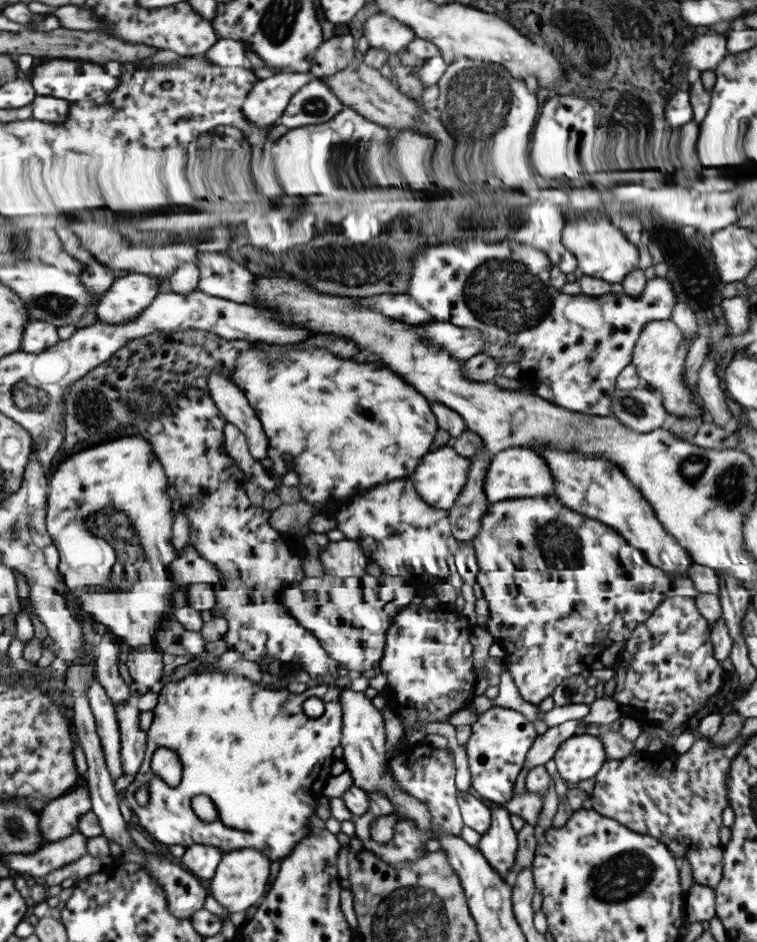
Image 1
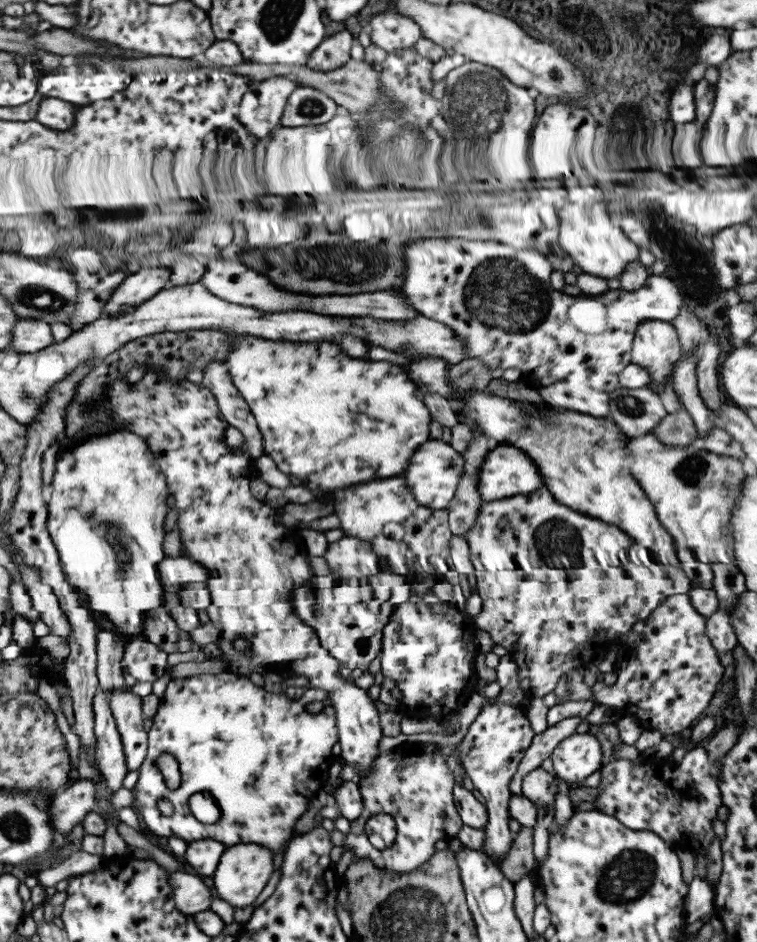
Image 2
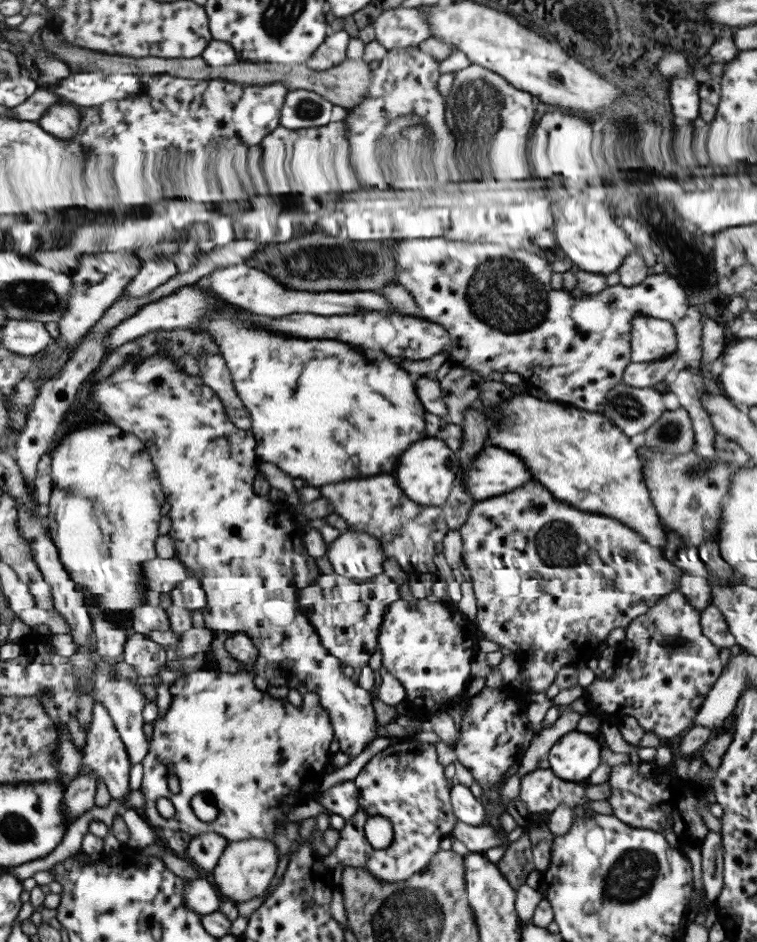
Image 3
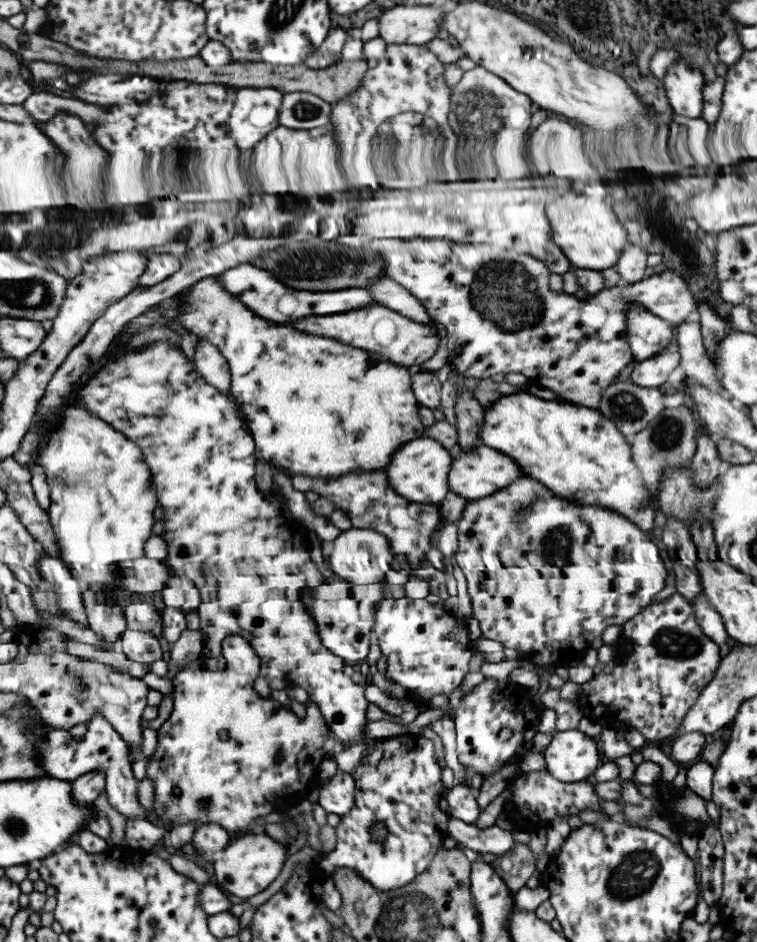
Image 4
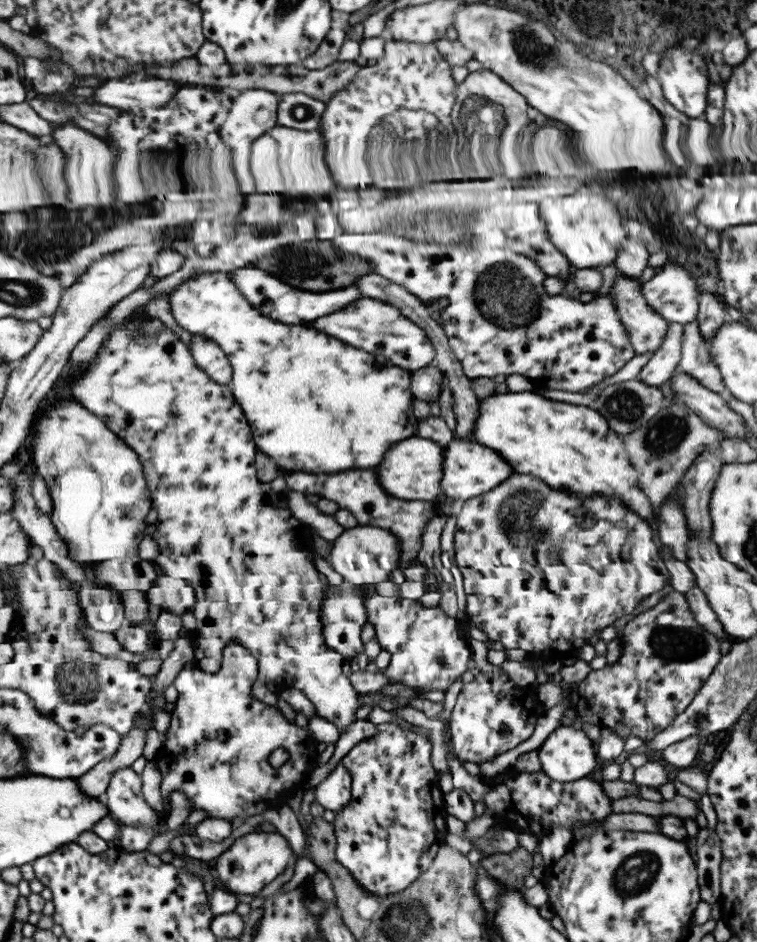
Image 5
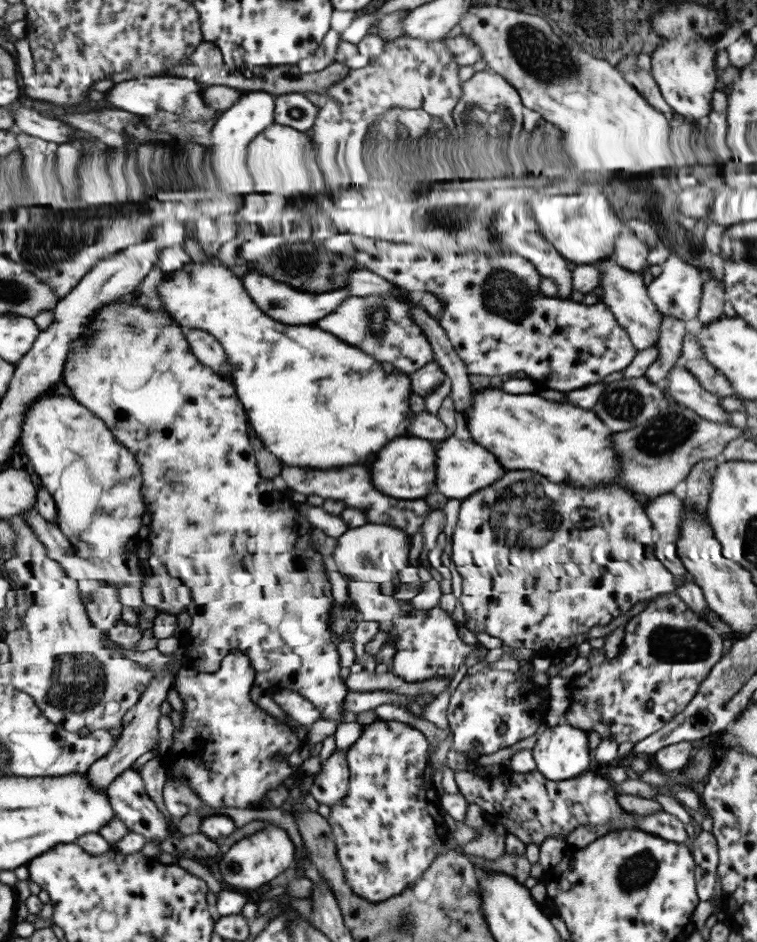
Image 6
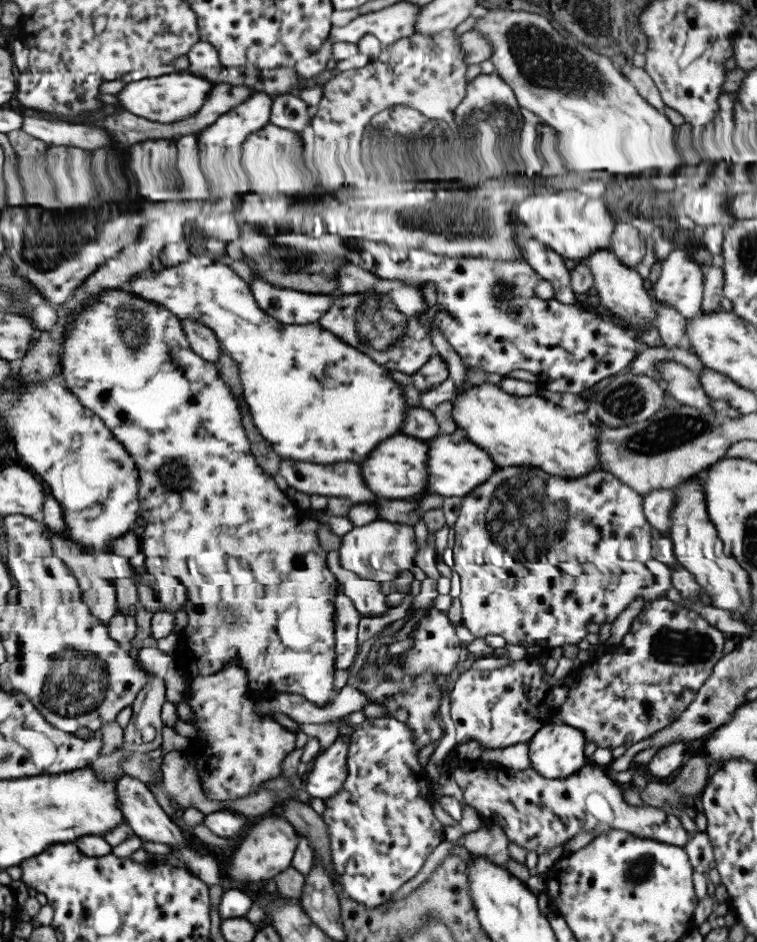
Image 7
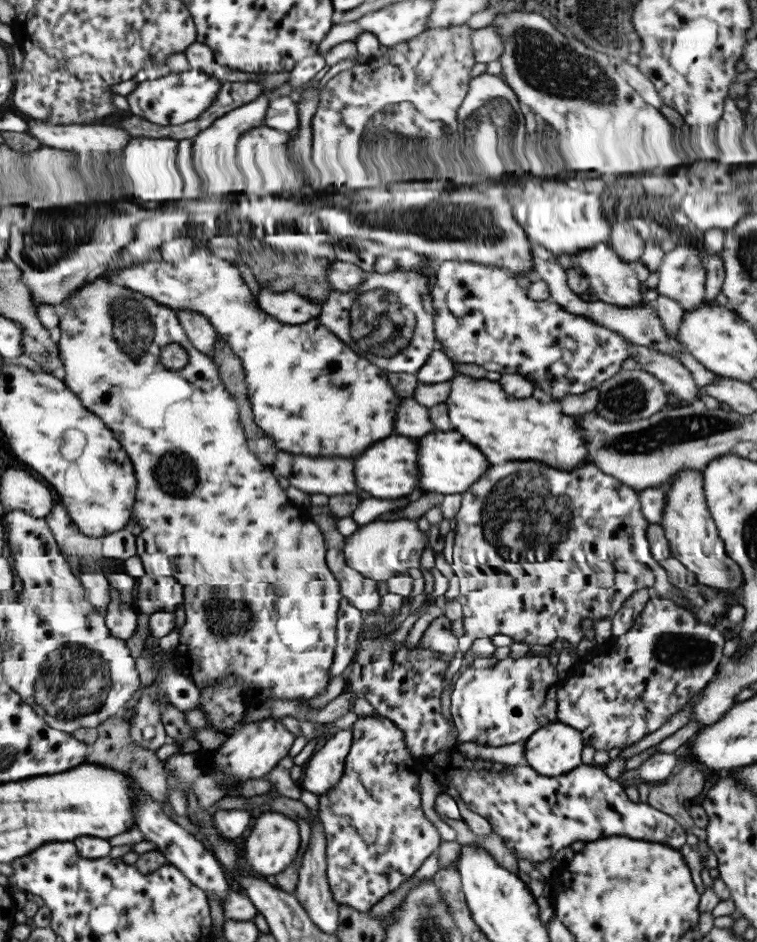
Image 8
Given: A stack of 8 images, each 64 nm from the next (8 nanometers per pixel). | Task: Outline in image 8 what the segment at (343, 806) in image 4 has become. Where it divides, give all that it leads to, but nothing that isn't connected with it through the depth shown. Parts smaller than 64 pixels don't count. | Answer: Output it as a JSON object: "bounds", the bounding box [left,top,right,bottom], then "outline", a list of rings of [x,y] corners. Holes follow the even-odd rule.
{"bounds":[300,730,351,797],"outline":[[[339,730],[333,734],[303,766],[305,778],[300,788],[319,797],[335,787],[343,775],[351,740],[350,730]]]}

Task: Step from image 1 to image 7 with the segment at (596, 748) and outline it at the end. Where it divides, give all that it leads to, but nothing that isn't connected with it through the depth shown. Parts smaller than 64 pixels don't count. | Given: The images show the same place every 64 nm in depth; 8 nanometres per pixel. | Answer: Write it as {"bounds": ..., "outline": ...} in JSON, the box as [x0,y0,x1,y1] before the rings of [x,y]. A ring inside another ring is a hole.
{"bounds":[528,721,590,779],"outline":[[[558,721],[545,724],[540,730],[537,730],[536,734],[533,734],[528,743],[531,768],[545,779],[563,779],[572,776],[584,765],[590,763],[589,759],[583,755],[586,744],[583,734],[579,730]]]}

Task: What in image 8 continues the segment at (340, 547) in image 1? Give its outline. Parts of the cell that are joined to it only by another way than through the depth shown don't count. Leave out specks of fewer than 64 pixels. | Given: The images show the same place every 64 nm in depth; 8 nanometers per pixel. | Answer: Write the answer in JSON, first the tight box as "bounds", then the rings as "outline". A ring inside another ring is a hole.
{"bounds":[341,518,428,583],"outline":[[[379,518],[355,529],[351,535],[346,536],[341,550],[345,566],[356,570],[363,578],[378,583],[385,582],[389,577],[397,574],[406,574],[408,568],[418,568],[423,574],[419,564],[420,556],[428,544],[427,532],[421,532],[413,520]]]}

